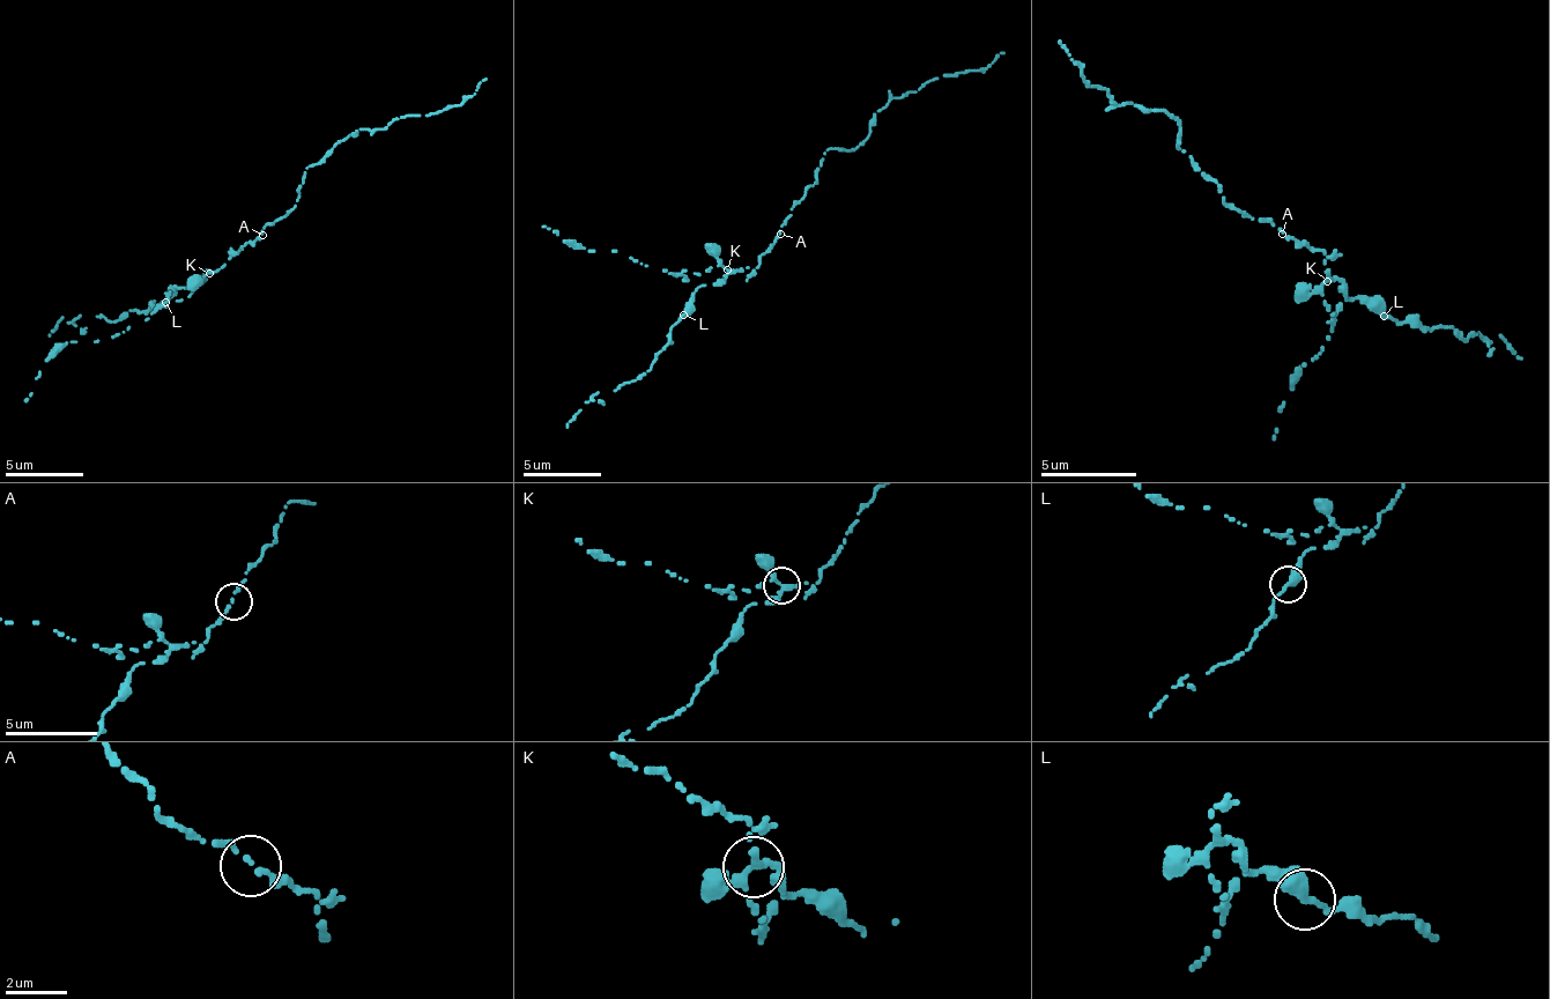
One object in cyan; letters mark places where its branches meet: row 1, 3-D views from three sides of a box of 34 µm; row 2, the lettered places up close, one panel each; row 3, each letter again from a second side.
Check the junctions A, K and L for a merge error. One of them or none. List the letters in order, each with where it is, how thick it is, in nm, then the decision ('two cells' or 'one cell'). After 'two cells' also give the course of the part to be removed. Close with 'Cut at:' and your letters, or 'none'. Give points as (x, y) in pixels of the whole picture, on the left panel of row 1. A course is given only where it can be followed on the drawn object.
A: place (262, 235); calibre 140 nm; one cell
K: place (209, 273); calibre 300 nm; two cells; course (208, 274), (188, 297), (149, 317), (95, 340), (60, 345), (24, 402)
L: place (165, 302); calibre 300 nm; one cell
Cut at: K

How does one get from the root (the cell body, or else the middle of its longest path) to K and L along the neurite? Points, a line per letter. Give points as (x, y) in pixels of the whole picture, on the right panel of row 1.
K: (1282, 229), (1292, 238), (1302, 238), (1311, 249), (1321, 249), (1326, 253), (1326, 282)
L: (1282, 229), (1326, 253), (1326, 273), (1344, 296), (1359, 296), (1384, 316)

